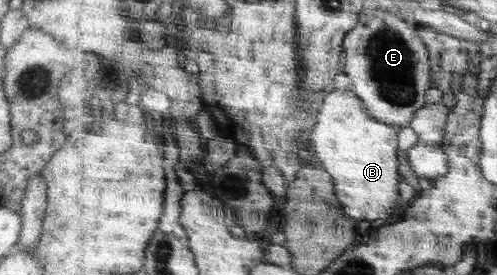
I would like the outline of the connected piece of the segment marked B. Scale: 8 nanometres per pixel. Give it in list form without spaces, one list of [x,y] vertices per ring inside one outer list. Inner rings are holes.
[[[332,89],[322,101],[319,122],[308,134],[308,149],[318,164],[334,177],[336,192],[344,210],[358,220],[373,221],[384,219],[394,221],[402,216],[400,207],[400,183],[403,176],[399,174],[399,131],[393,129],[393,123],[381,123],[365,110],[365,103],[356,91]]]

